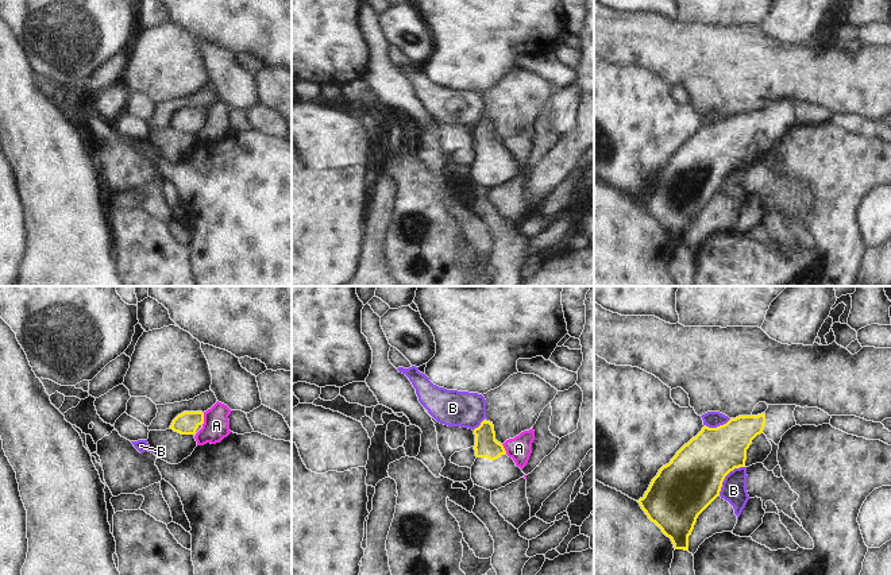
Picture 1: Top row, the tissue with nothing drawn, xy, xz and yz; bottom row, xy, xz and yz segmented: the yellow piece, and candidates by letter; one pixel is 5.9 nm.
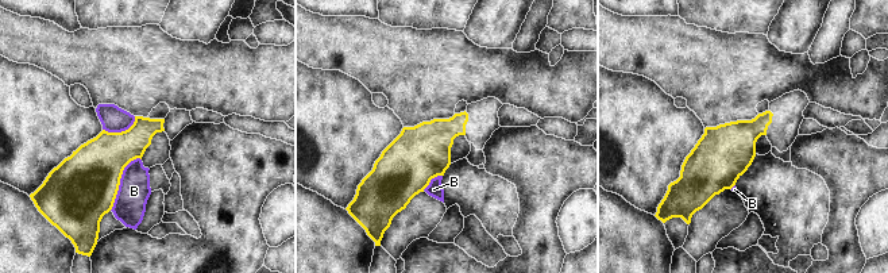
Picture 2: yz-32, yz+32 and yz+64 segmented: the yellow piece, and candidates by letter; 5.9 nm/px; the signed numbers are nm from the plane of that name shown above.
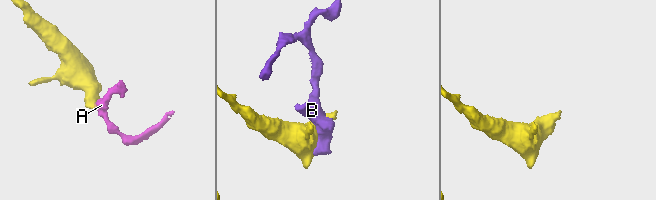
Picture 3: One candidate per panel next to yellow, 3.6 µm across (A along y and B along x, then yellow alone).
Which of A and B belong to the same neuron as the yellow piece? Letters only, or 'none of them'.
none of them

